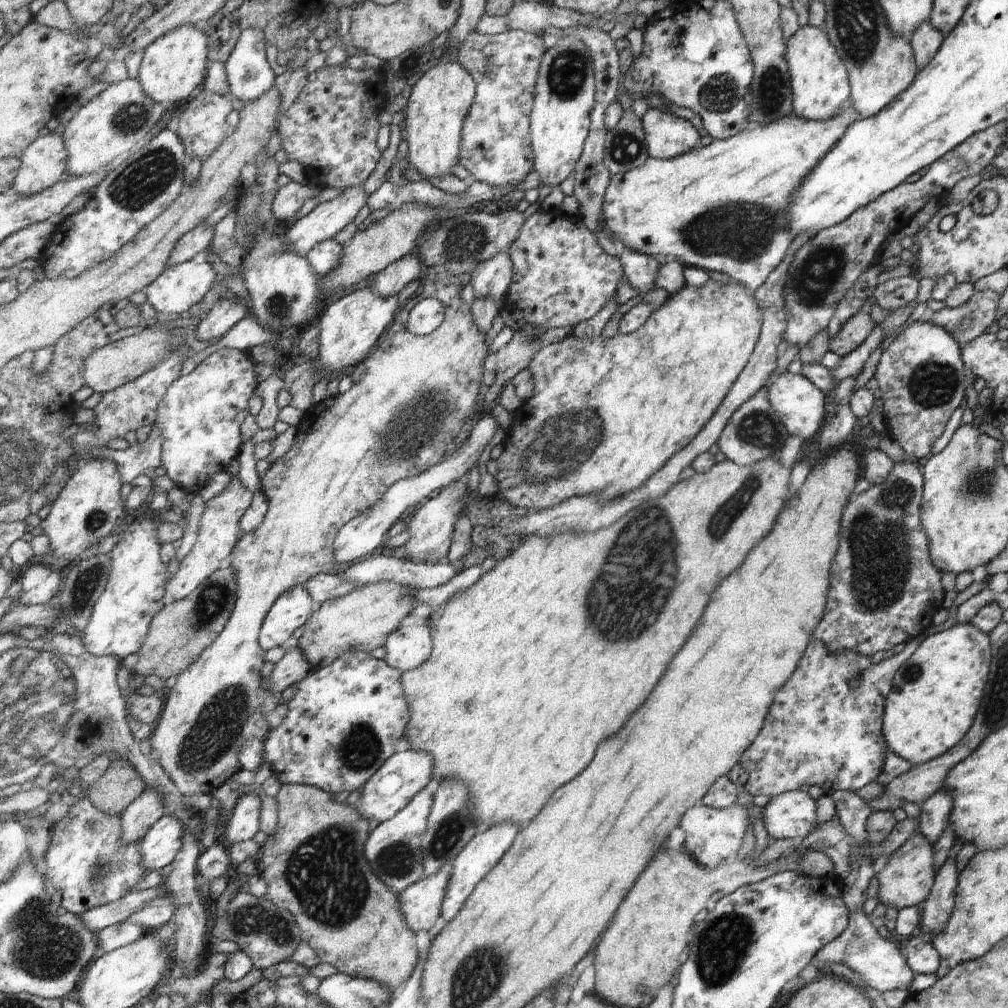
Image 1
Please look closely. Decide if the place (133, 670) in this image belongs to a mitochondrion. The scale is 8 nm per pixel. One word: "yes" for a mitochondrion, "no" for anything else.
no

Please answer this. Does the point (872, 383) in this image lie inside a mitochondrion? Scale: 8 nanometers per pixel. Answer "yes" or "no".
no

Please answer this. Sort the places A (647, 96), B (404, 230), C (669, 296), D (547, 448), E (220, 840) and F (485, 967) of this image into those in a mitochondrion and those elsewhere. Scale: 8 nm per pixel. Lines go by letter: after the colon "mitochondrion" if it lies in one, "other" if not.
A: other
B: other
C: other
D: mitochondrion
E: other
F: mitochondrion

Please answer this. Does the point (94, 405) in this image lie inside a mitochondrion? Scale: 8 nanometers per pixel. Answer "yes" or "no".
no

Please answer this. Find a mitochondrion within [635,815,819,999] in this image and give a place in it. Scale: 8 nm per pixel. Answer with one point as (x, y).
(725, 941)

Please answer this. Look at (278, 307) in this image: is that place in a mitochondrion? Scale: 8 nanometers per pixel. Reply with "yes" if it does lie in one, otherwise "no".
yes

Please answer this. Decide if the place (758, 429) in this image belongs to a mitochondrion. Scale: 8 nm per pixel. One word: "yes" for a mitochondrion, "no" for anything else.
yes

